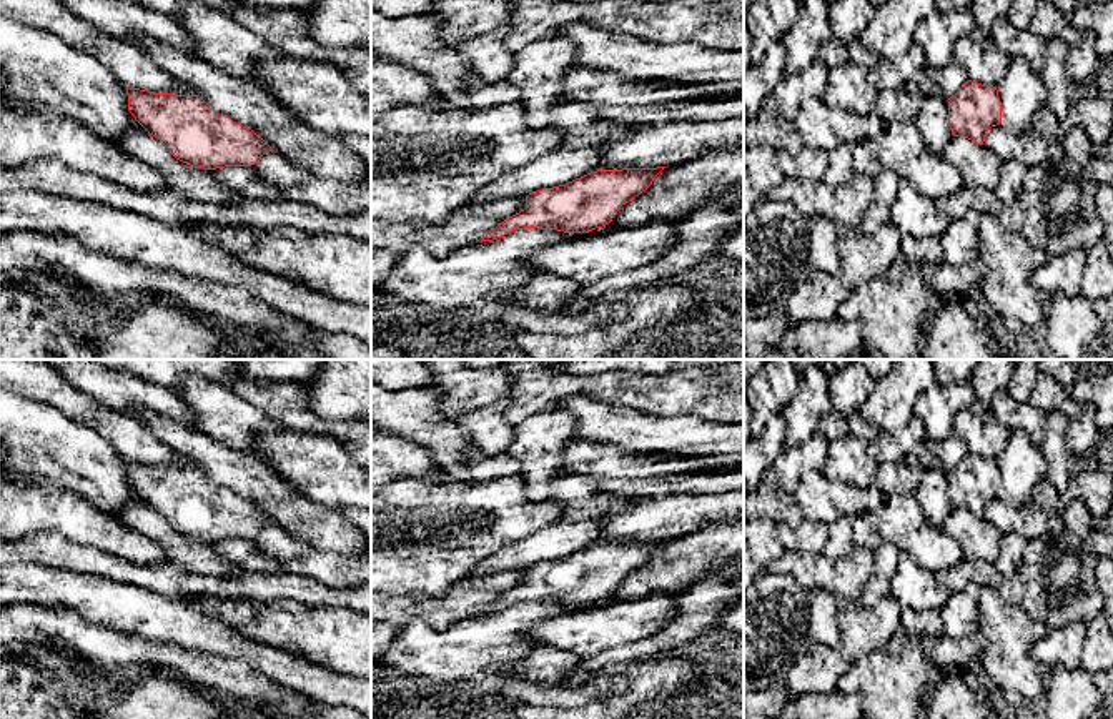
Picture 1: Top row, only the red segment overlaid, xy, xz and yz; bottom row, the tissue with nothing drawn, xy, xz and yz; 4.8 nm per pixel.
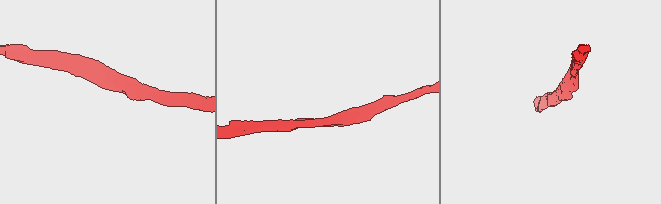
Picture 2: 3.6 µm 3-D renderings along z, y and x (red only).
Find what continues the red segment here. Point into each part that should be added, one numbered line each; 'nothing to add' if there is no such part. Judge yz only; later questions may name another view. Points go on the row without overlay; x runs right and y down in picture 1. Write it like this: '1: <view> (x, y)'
nothing to add

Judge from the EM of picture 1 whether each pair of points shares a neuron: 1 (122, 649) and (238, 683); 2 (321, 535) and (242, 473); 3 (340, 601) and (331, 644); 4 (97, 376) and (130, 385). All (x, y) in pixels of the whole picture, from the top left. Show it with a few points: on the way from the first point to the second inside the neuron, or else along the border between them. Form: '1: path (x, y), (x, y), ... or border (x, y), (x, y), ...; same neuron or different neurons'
1: path (150, 653), (172, 654), (210, 673); same neuron
2: path (301, 518), (262, 486); same neuron
3: border (300, 603), (310, 608), (348, 608), (353, 611); different neurons
4: path (105, 385), (122, 385); same neuron

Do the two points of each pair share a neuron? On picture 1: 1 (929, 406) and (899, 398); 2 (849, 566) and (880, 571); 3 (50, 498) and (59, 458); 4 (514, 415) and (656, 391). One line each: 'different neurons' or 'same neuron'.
1: different neurons
2: different neurons
3: different neurons
4: same neuron

